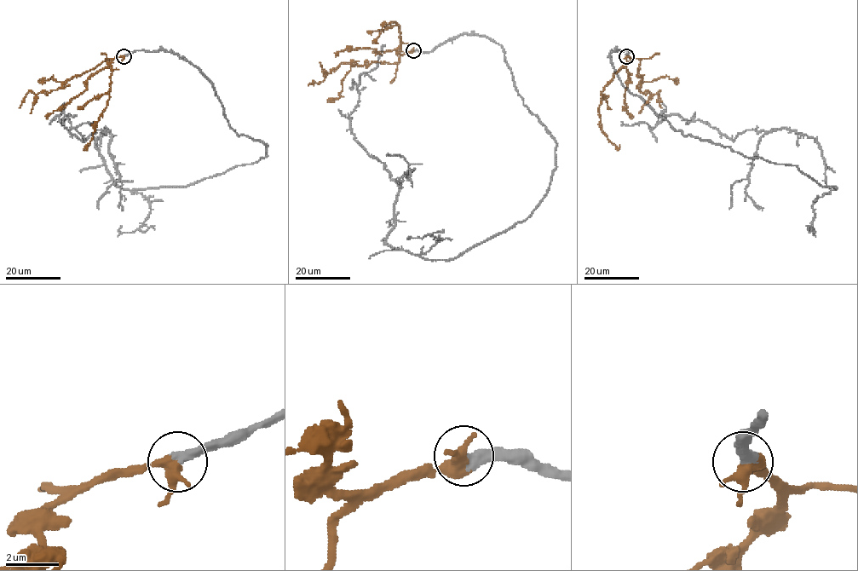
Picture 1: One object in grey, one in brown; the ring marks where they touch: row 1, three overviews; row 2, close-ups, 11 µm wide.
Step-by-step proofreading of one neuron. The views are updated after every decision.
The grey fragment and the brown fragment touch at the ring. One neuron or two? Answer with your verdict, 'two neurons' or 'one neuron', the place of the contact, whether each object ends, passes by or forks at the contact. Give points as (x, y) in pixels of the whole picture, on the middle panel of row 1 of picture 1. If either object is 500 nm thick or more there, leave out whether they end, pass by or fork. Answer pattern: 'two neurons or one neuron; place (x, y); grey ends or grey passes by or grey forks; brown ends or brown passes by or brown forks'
one neuron; place (413, 50); grey ends; brown forks

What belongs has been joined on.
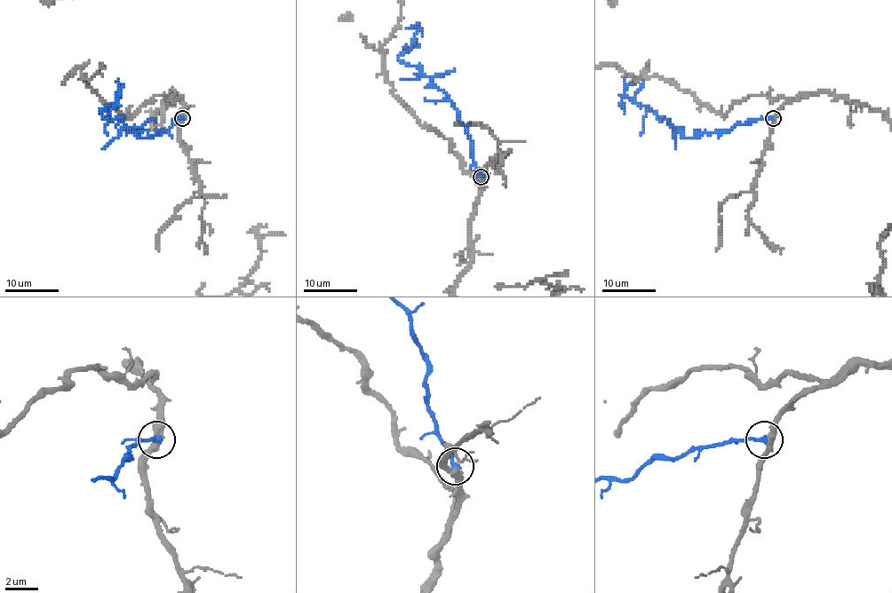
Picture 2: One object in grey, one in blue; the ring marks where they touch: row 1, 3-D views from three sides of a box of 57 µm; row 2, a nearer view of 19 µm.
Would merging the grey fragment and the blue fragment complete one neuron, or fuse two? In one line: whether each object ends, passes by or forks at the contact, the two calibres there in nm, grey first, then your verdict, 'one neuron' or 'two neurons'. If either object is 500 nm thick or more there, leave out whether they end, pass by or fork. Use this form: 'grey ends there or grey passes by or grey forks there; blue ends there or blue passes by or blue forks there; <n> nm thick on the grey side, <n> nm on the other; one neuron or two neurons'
grey passes by; blue ends there; 400 nm thick on the grey side, 320 nm on the other; one neuron

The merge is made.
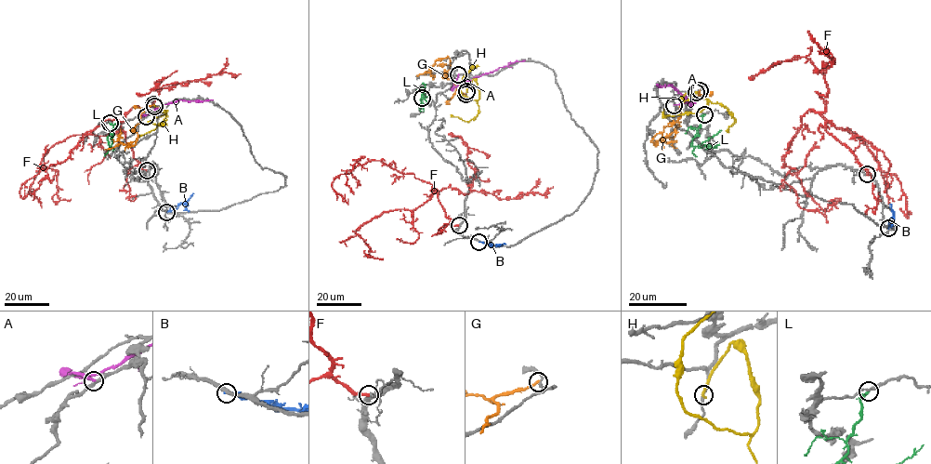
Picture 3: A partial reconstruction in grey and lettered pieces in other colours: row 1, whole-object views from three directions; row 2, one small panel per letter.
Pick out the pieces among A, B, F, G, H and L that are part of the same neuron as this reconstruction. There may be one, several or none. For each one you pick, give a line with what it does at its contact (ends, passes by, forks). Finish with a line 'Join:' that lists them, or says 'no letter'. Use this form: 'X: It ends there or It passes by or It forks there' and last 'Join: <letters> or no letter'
Join: no letter

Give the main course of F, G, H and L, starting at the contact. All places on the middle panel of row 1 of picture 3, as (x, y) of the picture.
F: (459, 225), (450, 224), (429, 182), (382, 161), (358, 165), (334, 178), (332, 187), (347, 202), (347, 199)
G: (465, 94), (456, 93), (452, 79), (446, 76), (450, 66), (447, 57), (438, 59), (428, 72), (417, 75)
H: (466, 91), (474, 79), (478, 99), (468, 99), (460, 91), (462, 78), (478, 66)
L: (422, 98), (426, 96), (423, 88), (423, 107), (426, 102), (425, 99)

